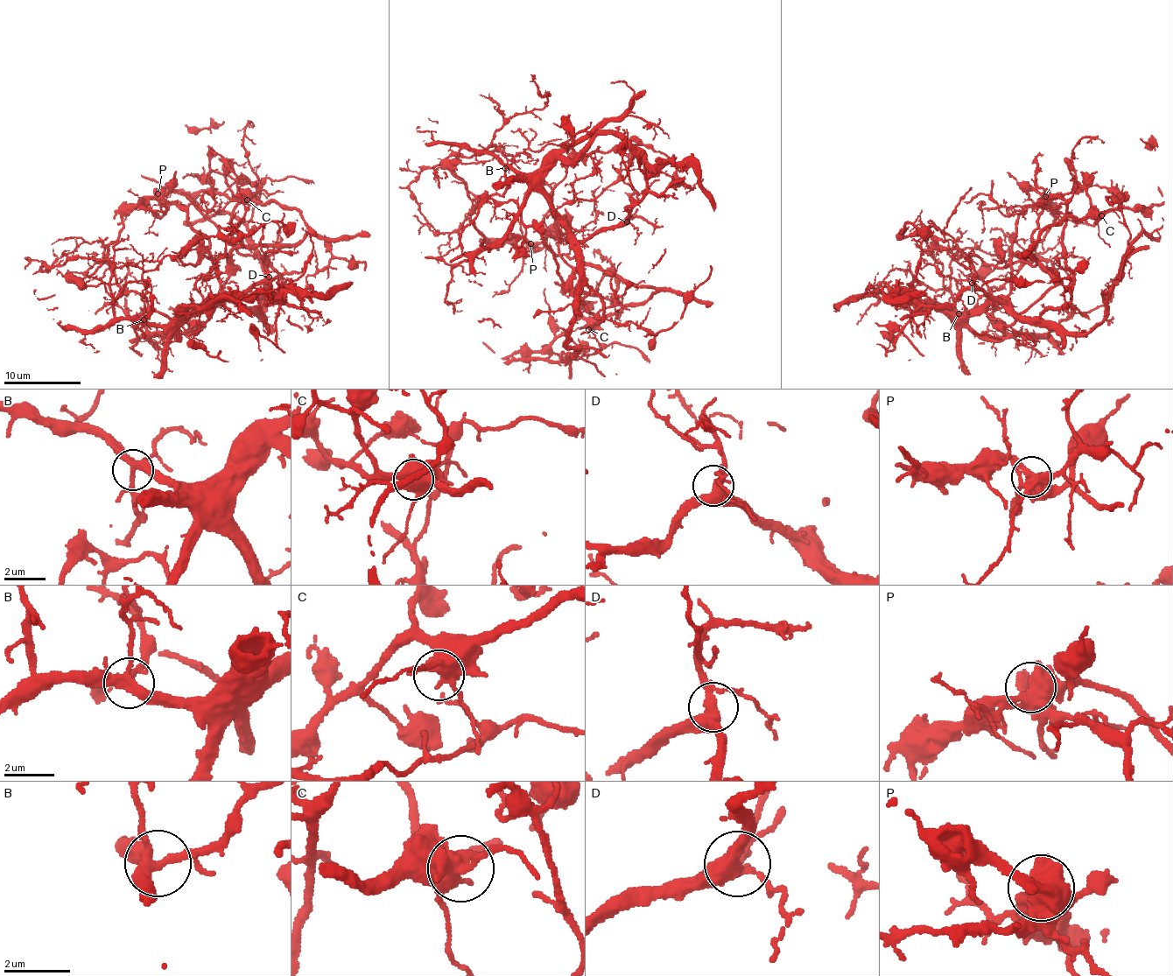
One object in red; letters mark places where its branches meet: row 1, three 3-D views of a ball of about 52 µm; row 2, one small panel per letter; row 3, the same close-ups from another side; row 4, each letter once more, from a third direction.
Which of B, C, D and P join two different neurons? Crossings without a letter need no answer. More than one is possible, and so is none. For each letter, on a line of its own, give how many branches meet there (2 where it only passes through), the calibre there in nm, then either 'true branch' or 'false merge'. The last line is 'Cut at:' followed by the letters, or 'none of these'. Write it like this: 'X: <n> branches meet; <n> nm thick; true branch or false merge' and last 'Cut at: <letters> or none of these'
B: 4 branches meet; 320 nm thick; true branch
C: 4 branches meet; 500 nm thick; true branch
D: 4 branches meet; 360 nm thick; true branch
P: 4 branches meet; 650 nm thick; true branch
Cut at: none of these

